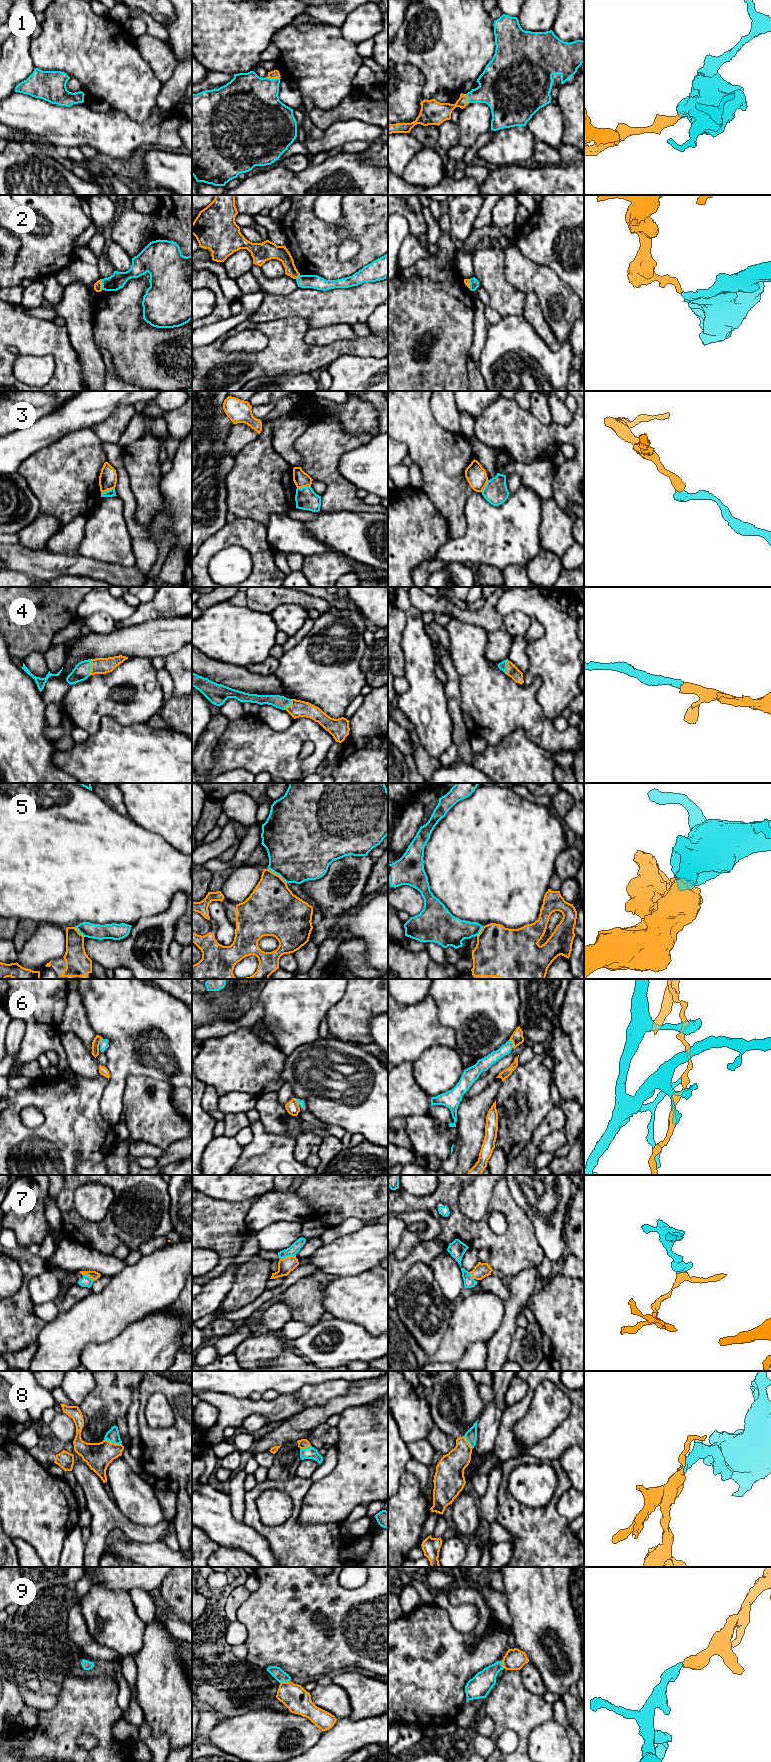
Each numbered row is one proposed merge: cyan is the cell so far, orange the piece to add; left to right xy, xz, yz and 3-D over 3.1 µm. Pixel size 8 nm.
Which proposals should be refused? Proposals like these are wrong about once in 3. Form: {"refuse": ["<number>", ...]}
{"refuse": ["2", "3", "5", "6", "7"]}

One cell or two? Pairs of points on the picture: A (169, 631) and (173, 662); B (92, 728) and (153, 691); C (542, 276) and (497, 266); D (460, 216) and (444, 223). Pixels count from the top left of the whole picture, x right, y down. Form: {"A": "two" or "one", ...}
{"A": "two", "B": "one", "C": "two", "D": "two"}

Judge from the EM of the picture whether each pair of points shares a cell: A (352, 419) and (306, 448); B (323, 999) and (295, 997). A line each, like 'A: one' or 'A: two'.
A: two
B: one

